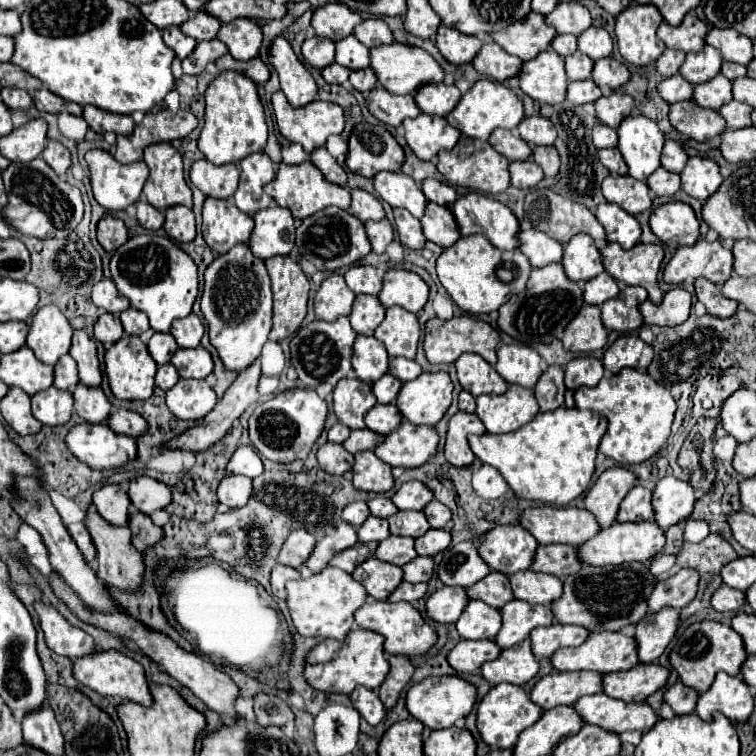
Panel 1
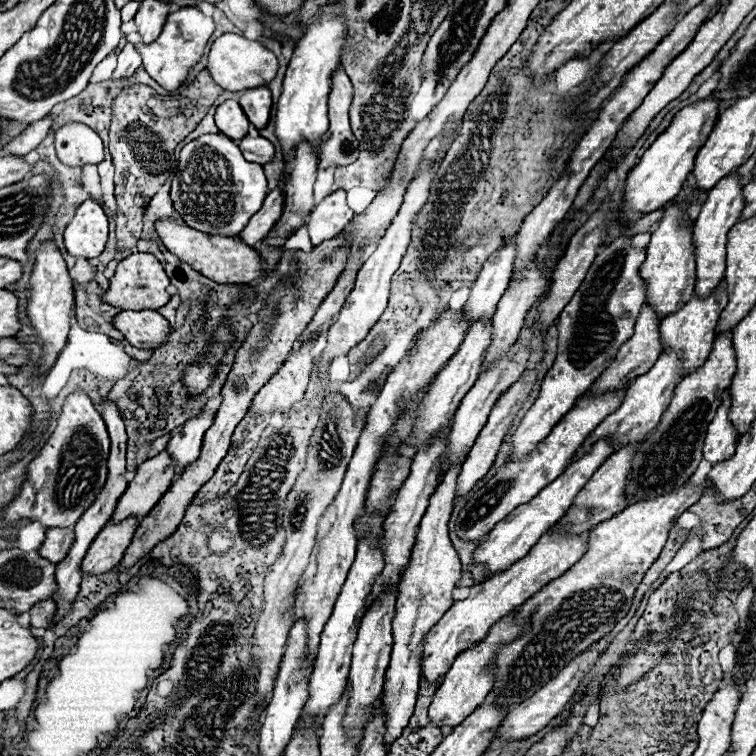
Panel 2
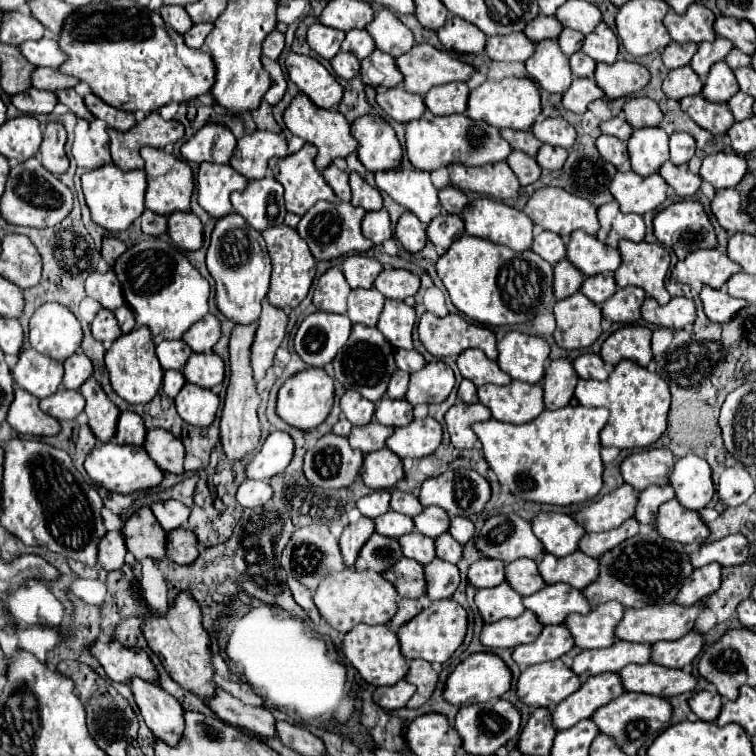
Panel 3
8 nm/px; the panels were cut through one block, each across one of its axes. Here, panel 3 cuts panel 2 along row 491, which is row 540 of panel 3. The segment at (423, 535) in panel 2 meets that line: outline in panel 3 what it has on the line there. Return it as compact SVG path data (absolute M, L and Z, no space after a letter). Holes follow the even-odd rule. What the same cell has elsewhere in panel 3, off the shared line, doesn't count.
M448 532L438 536L436 538L436 556L446 560L446 562L452 562L452 564L458 564L458 560L462 558L462 544L458 544Z

